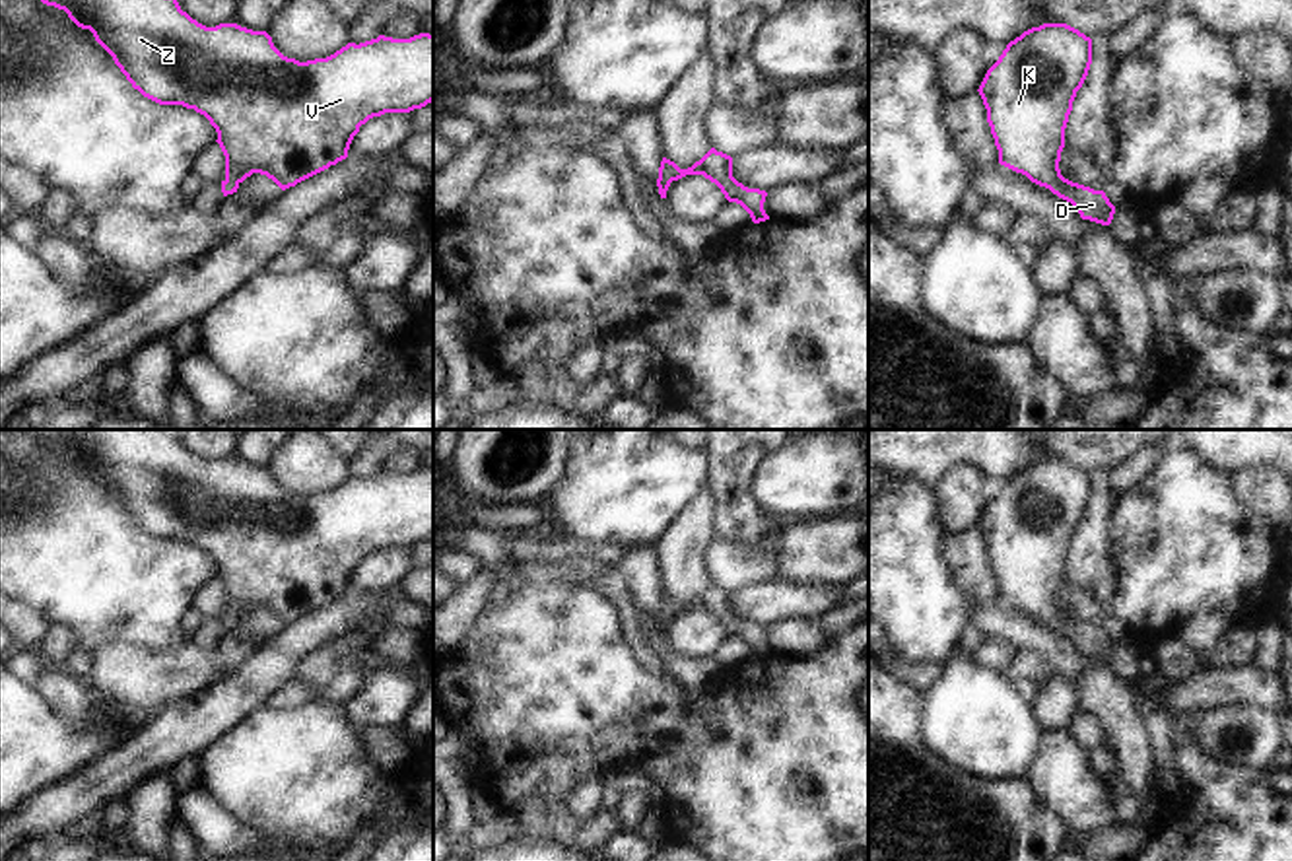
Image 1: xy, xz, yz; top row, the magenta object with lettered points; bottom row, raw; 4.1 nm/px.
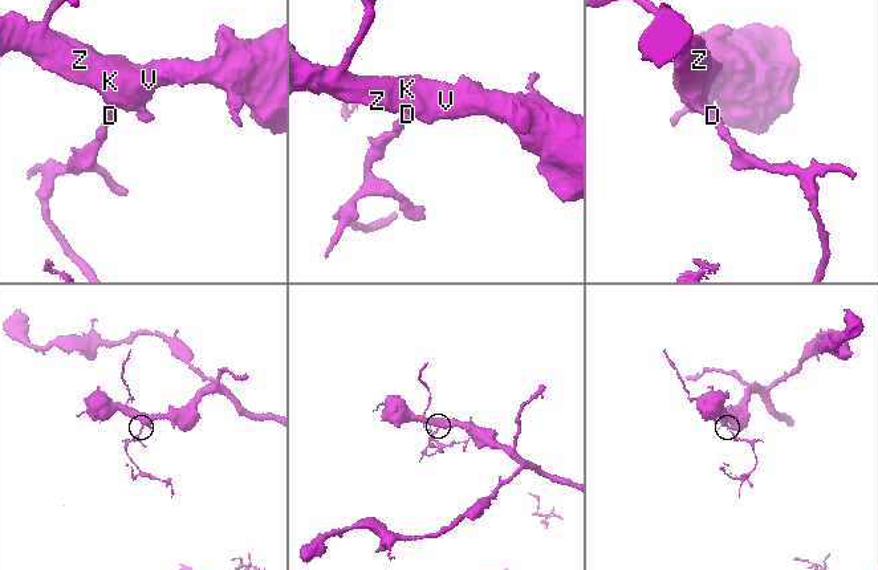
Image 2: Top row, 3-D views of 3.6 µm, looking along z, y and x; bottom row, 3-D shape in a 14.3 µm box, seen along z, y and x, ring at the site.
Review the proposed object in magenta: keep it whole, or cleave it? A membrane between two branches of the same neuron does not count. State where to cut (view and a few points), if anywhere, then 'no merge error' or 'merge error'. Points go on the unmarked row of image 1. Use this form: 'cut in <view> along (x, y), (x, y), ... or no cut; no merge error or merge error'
no cut; no merge error

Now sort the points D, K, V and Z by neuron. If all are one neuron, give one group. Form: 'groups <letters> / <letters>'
groups D K V Z

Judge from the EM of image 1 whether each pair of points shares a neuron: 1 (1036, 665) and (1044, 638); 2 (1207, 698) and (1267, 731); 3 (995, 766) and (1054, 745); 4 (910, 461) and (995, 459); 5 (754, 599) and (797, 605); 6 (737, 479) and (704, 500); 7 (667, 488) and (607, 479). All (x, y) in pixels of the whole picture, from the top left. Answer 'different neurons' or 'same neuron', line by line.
1: different neurons
2: different neurons
3: different neurons
4: same neuron
5: same neuron
6: different neurons
7: same neuron

